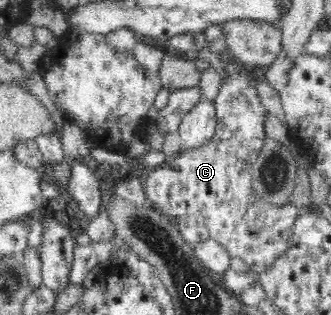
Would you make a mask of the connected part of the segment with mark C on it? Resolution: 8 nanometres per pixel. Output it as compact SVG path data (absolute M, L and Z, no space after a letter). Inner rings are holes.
M227 49L221 52L220 60L228 75L221 80L220 90L213 100L218 117L214 138L202 148L180 152L159 167L151 169L145 179L143 190L146 201L170 218L176 219L183 215L201 215L206 227L208 227L211 239L222 244L228 250L231 258L244 260L251 271L260 274L267 269L272 269L278 258L286 255L286 252L291 248L293 227L300 208L291 201L284 206L277 207L261 198L252 186L251 167L266 137L263 127L266 110L260 103L254 82L255 78L249 68L238 67L234 63L234 57L229 54Z

